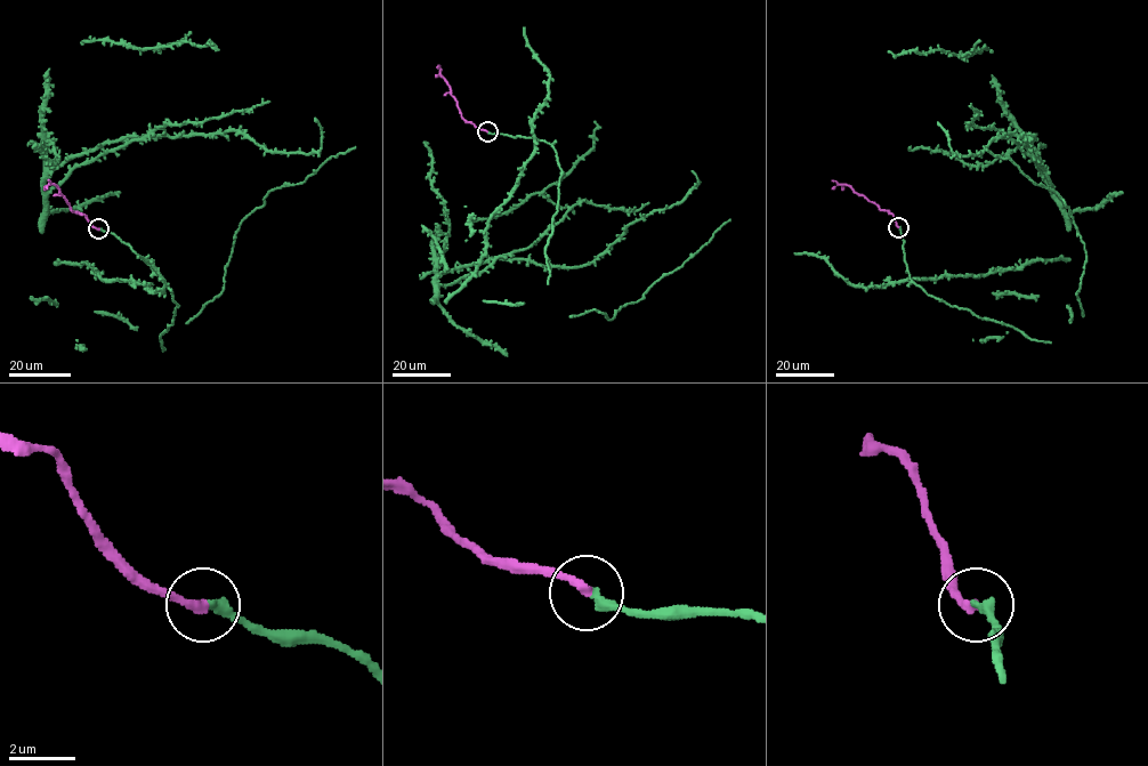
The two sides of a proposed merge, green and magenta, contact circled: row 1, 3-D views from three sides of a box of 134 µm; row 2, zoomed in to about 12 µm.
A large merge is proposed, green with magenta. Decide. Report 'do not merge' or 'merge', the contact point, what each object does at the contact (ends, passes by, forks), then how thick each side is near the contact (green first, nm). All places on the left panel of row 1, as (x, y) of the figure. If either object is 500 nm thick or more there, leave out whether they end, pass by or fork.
merge; at (98, 228); green ends there; magenta ends there; 320 nm thick on the green side, 280 nm on the other

